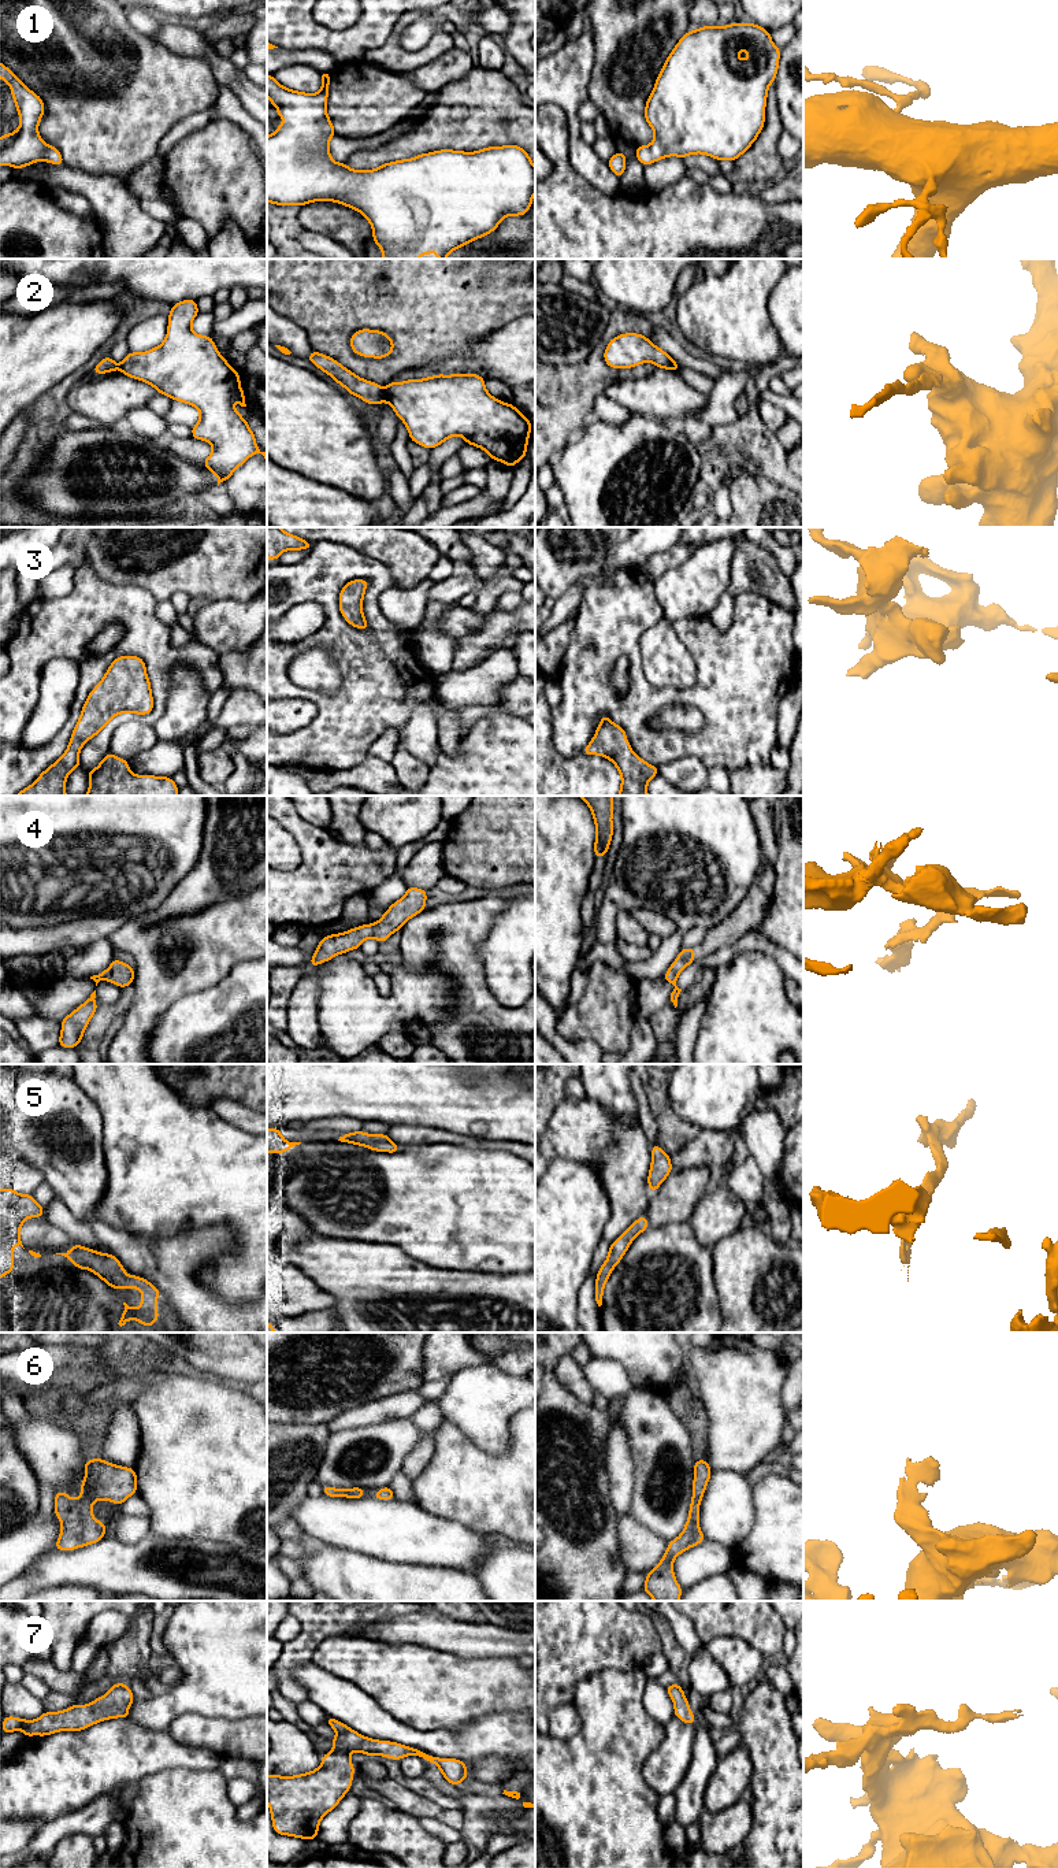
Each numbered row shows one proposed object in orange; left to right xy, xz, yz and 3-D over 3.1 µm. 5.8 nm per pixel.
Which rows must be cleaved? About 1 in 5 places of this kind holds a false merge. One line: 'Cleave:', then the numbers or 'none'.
Cleave: 2

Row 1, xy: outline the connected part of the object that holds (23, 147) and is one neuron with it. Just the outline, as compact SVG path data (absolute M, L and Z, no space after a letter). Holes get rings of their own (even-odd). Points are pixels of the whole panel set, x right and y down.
M0 62L0 78L11 86L11 94L21 116L14 133L0 137L0 166L11 168L27 167L36 162L64 166L57 148L45 144L38 134L38 123L44 116L44 101L31 92L8 67Z

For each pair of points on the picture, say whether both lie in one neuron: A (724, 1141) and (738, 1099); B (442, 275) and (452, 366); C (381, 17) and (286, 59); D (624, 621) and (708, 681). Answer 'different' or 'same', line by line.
A: different
B: different
C: different
D: same

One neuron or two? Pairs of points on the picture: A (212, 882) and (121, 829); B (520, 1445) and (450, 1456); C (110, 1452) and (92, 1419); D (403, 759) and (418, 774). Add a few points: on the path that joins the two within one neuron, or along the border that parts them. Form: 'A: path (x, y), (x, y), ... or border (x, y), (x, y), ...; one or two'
A: border (203, 840), (197, 862), (170, 894); two
B: path (502, 1461), (468, 1461); one
C: border (112, 1409), (101, 1446), (101, 1457), (123, 1467); two
D: path (407, 763), (414, 770); one

